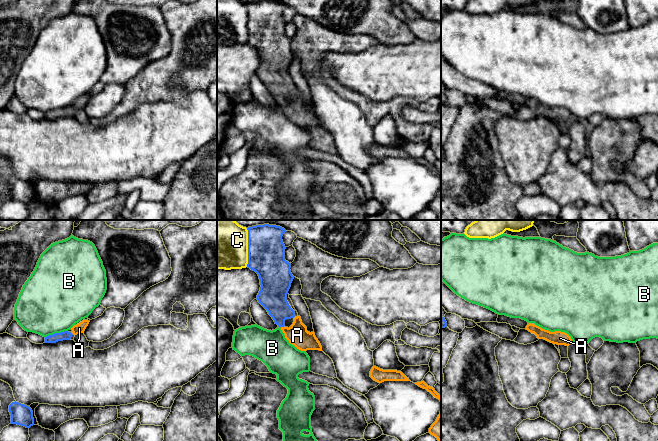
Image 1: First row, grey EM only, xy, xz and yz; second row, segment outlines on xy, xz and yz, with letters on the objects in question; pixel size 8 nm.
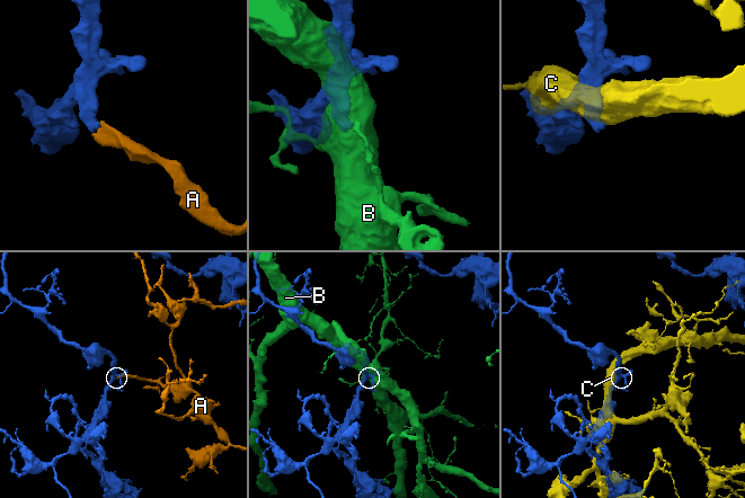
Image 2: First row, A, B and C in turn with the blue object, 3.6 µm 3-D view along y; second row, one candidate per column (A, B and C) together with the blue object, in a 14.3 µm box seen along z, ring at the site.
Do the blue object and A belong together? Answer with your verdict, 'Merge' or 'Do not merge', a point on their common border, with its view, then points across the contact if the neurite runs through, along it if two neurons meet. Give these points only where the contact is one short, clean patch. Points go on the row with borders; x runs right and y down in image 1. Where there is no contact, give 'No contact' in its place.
Merge. Touches blue at xz (282, 326). Path across: xz (273, 297), (279, 309), (282, 326), (291, 334), (297, 335)

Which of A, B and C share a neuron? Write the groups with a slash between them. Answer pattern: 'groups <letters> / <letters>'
groups A / B / C

